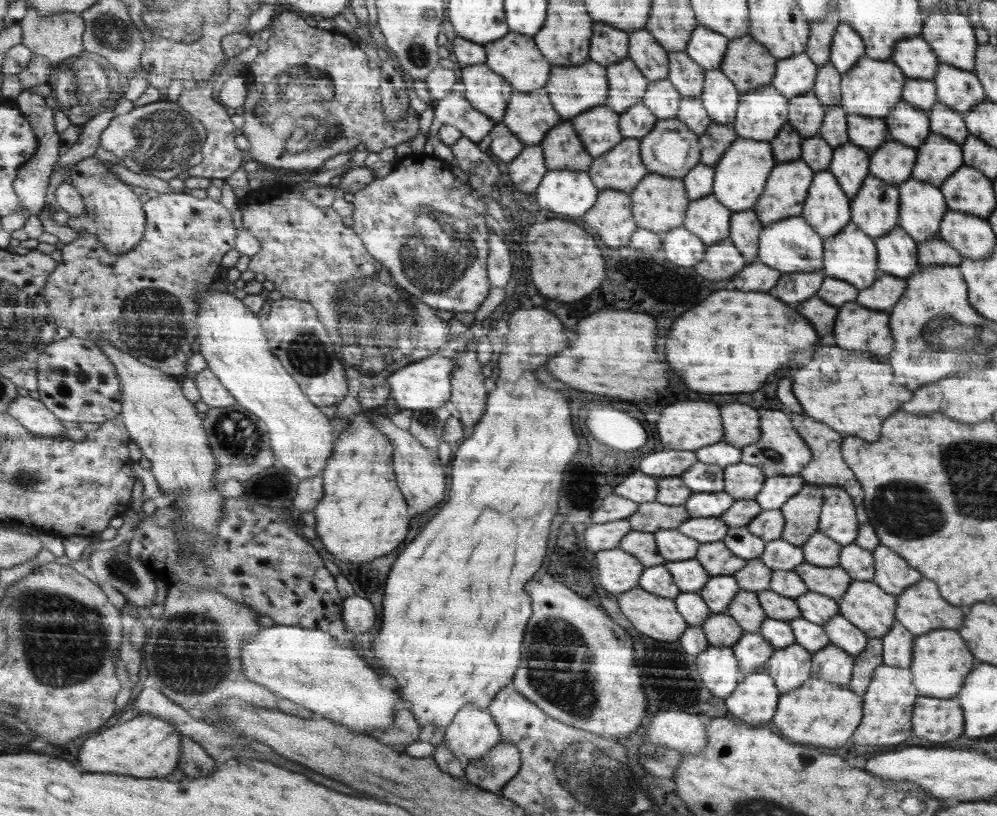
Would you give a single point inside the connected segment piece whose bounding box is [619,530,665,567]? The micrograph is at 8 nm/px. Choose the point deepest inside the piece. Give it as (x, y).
(641, 544)

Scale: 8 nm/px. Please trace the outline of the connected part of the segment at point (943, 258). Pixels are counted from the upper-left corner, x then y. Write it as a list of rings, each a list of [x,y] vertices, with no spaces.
[[[941,237],[934,238],[933,241],[922,242],[922,244],[917,243],[917,247],[919,265],[923,268],[938,265],[959,266],[964,259],[956,248],[952,248],[952,246]]]

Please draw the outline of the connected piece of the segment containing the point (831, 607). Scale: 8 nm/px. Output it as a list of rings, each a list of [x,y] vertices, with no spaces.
[[[808,591],[795,599],[801,616],[814,624],[824,626],[830,618],[840,614],[838,602],[829,595]]]

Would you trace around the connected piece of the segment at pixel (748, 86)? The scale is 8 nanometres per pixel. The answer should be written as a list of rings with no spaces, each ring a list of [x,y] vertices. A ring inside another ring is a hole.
[[[746,34],[730,41],[720,69],[746,94],[772,84],[777,61],[764,44]]]

